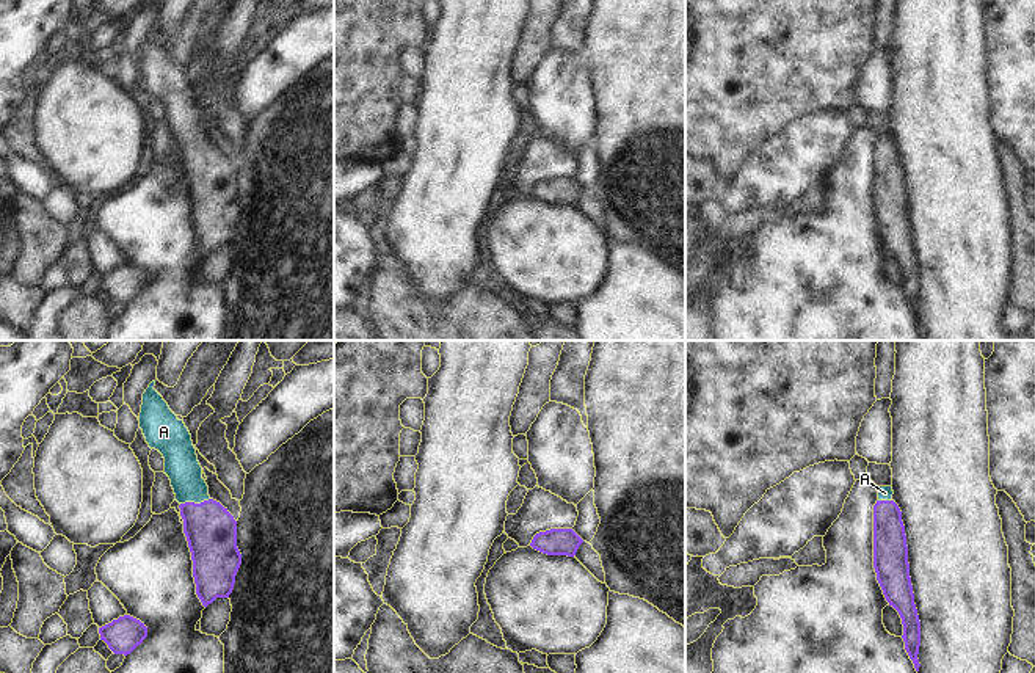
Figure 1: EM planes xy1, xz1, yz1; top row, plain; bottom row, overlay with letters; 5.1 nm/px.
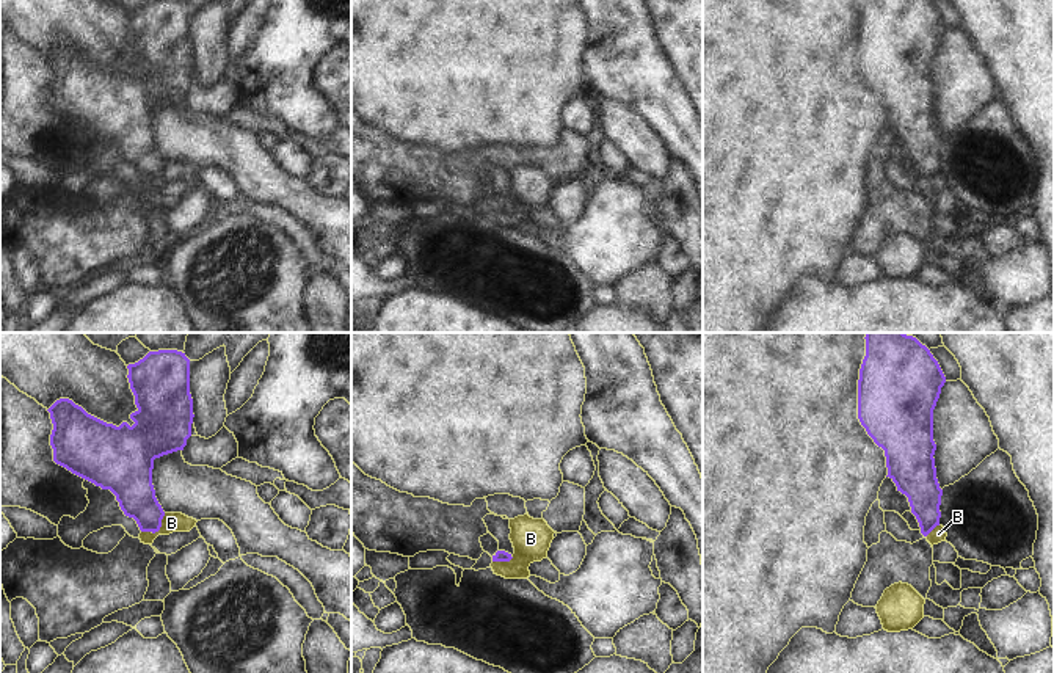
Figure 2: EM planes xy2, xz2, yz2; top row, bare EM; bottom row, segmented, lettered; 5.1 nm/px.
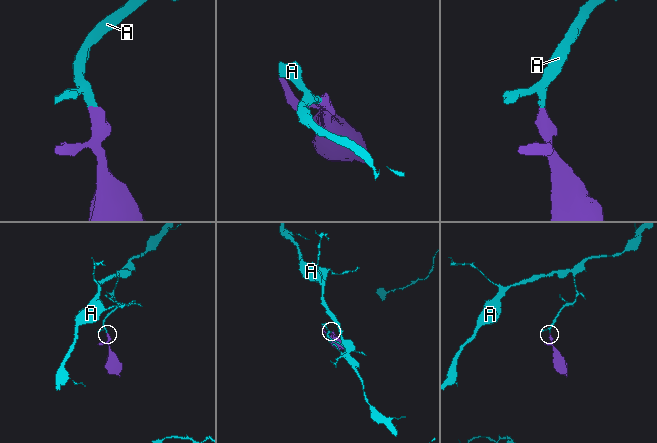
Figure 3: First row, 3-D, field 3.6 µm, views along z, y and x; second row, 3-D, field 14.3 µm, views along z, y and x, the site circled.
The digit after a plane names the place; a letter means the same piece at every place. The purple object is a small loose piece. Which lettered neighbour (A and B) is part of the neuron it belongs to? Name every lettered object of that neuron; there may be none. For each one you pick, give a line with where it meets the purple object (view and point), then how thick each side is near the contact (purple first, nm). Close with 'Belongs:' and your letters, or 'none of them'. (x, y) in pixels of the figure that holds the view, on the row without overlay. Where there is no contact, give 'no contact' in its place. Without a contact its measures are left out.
A: contact xy1 (193, 151); calibres 260 and 180 nm
Belongs: A

